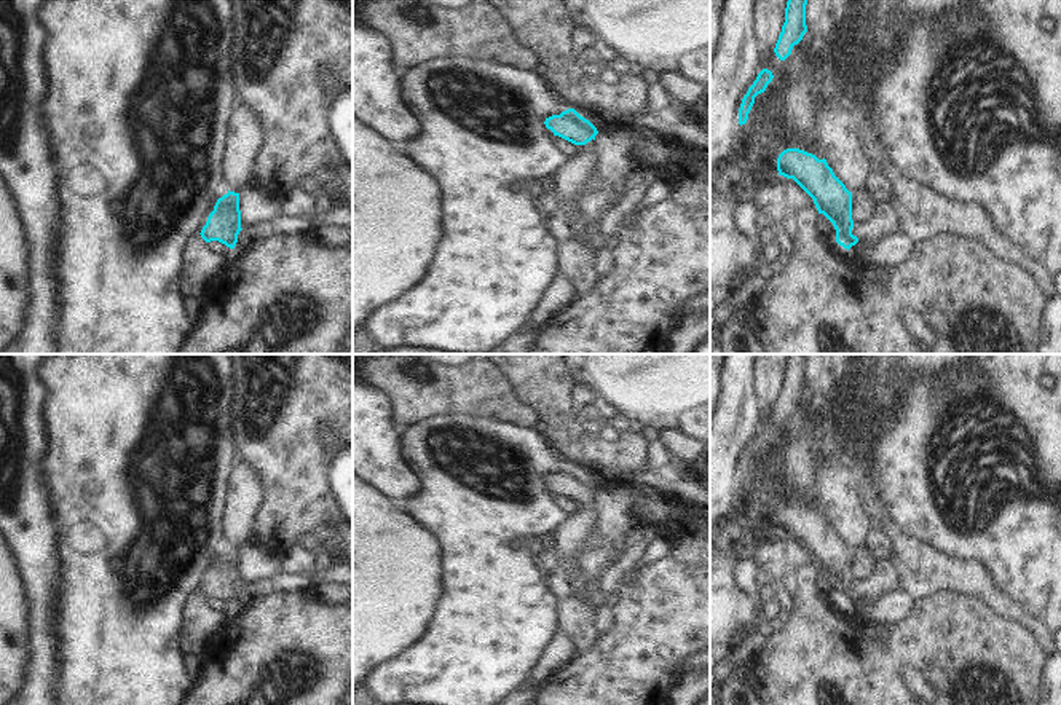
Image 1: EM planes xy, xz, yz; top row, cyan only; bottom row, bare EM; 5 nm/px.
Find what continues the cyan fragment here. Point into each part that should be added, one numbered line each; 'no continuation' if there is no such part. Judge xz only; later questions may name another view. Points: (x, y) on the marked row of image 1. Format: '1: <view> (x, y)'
1: xz (571, 177)

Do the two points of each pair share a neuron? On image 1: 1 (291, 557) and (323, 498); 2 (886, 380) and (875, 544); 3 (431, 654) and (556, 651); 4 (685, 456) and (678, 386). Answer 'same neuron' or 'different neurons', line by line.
1: different neurons
2: same neuron
3: different neurons
4: different neurons

